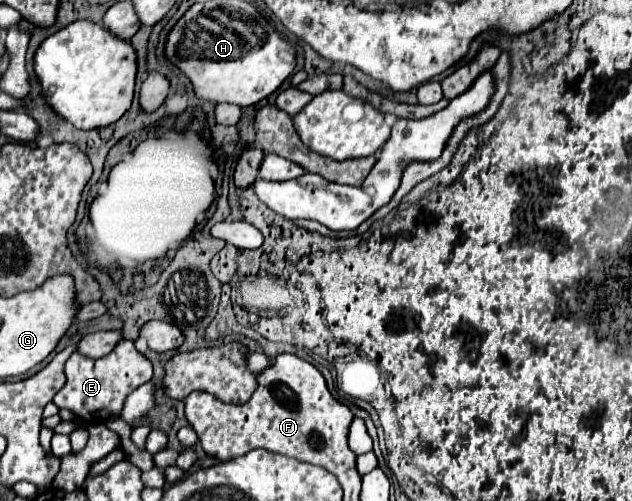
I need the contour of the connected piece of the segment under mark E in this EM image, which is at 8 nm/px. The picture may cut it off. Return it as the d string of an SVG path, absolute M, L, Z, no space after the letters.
M122 339L110 351L110 355L106 355L102 359L88 359L88 357L82 357L80 353L74 353L68 359L64 371L66 371L66 385L54 395L52 401L58 407L70 409L76 417L80 417L86 423L98 423L98 421L104 423L110 415L118 415L122 411L124 399L134 389L138 389L140 385L150 381L152 363L136 351L132 341Z

